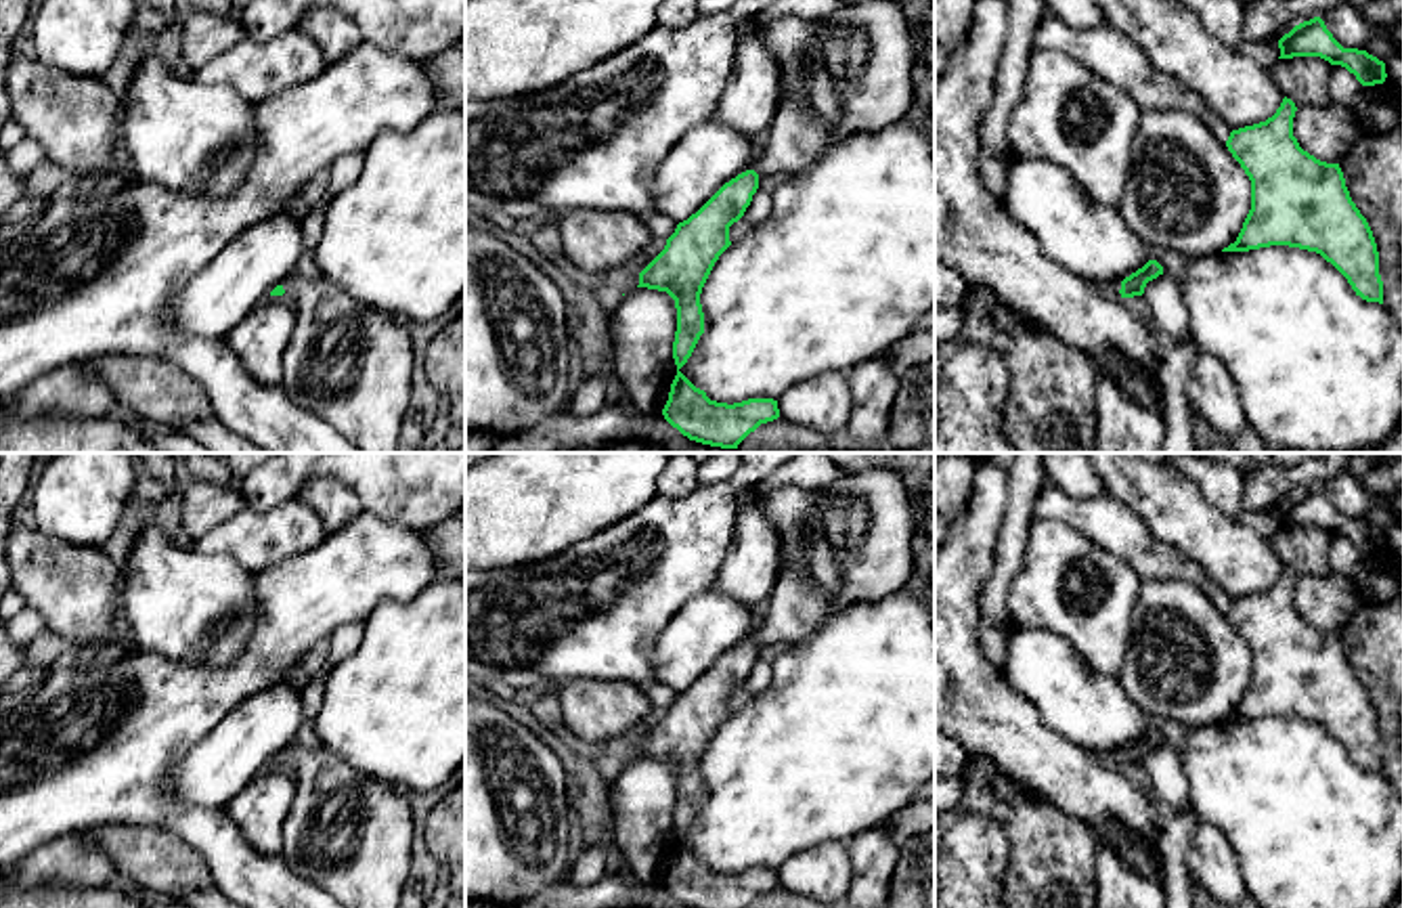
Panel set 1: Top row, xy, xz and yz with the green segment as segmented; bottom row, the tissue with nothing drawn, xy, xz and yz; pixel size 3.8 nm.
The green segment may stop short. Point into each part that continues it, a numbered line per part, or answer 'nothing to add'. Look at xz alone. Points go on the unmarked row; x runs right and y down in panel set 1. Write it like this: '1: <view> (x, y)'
1: xz (849, 542)

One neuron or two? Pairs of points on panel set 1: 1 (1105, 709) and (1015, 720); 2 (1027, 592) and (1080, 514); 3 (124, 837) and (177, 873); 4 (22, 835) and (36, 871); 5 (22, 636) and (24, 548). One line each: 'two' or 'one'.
1: two
2: two
3: one
4: two
5: two

